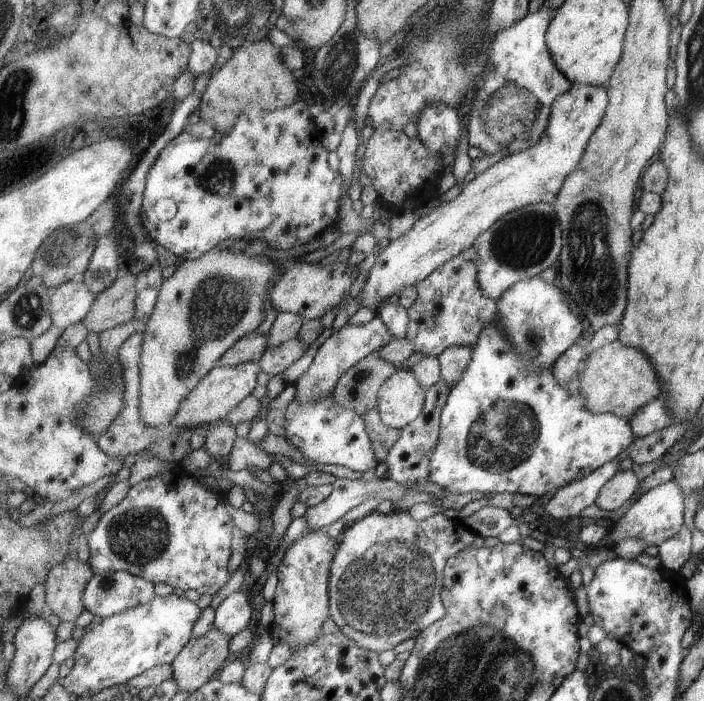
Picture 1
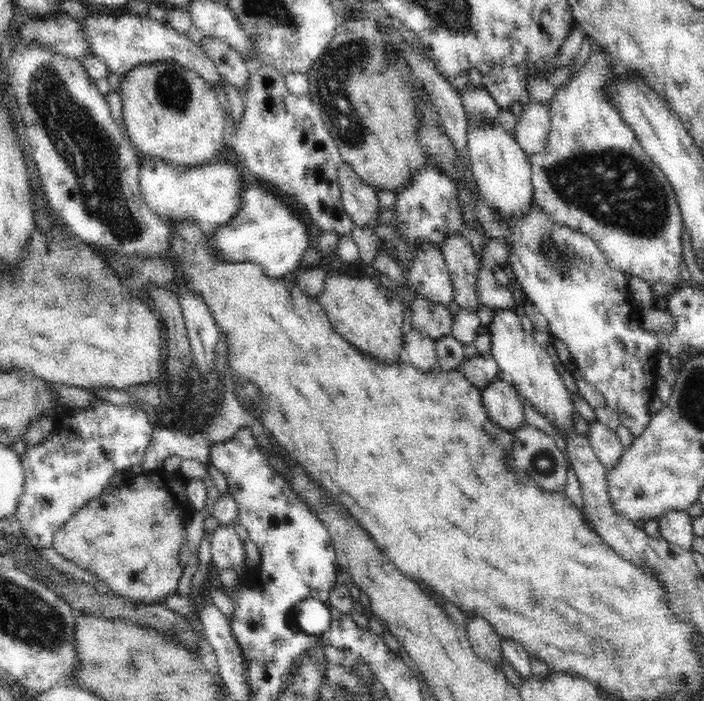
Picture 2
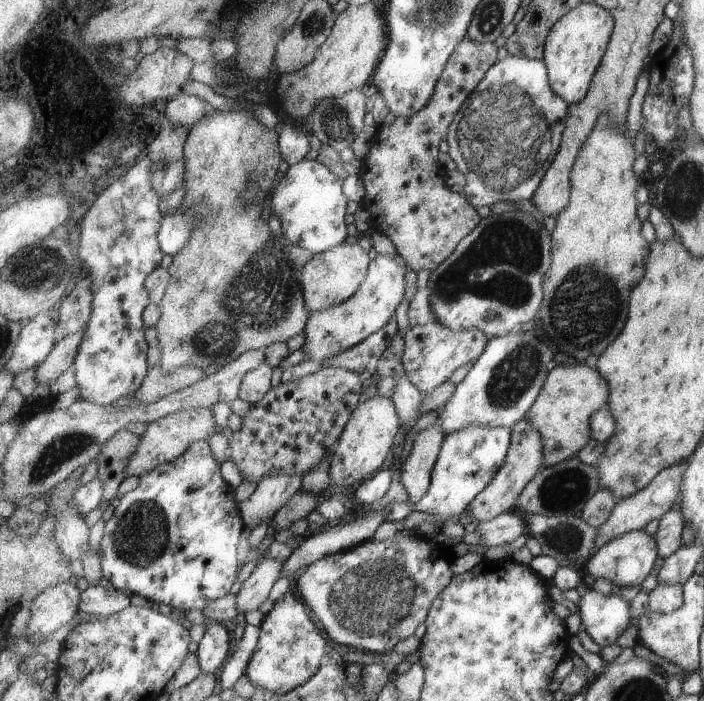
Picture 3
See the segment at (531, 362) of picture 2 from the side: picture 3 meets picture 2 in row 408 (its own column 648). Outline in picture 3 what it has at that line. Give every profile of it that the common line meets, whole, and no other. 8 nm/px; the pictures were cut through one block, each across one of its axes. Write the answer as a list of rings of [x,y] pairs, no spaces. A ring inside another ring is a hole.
[[[645,530],[631,531],[598,550],[586,564],[584,572],[593,574],[595,578],[605,578],[619,588],[641,586],[647,580],[647,576],[654,572],[657,558],[659,558],[658,542],[654,535],[647,534]]]

